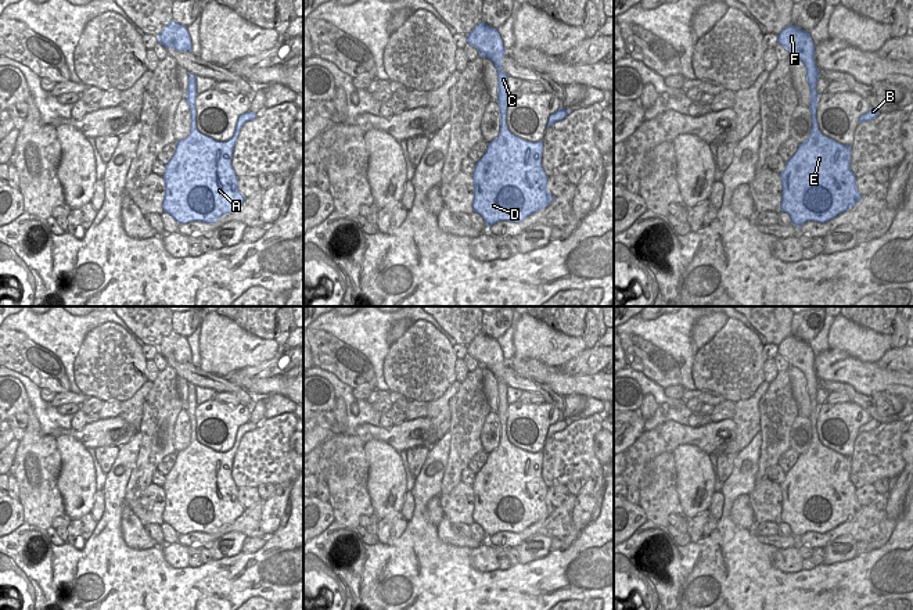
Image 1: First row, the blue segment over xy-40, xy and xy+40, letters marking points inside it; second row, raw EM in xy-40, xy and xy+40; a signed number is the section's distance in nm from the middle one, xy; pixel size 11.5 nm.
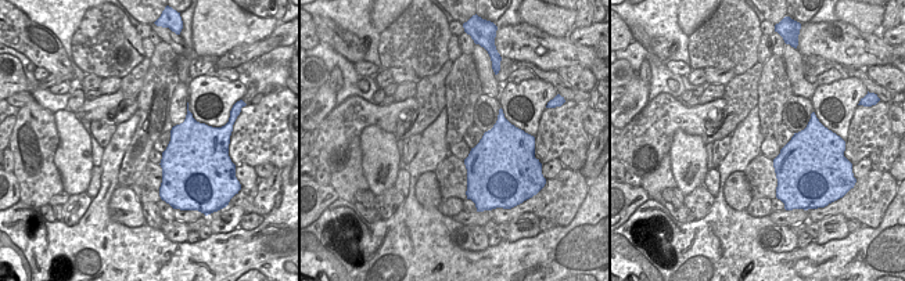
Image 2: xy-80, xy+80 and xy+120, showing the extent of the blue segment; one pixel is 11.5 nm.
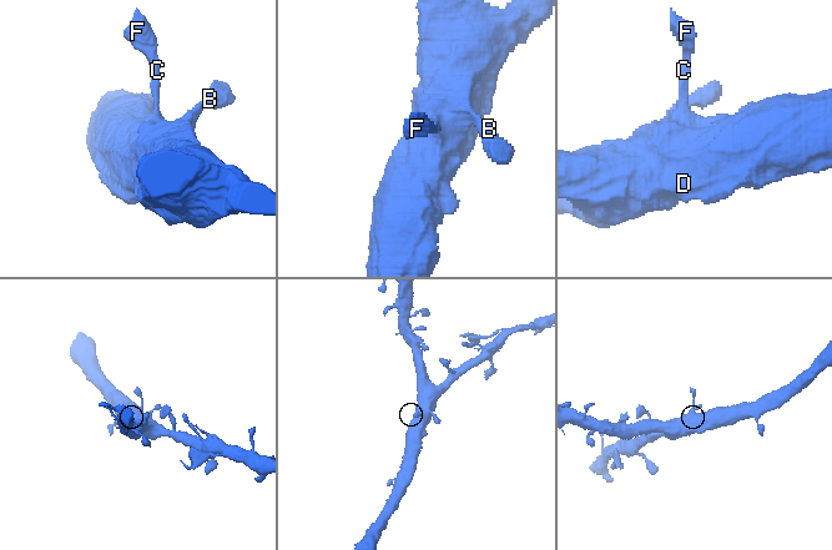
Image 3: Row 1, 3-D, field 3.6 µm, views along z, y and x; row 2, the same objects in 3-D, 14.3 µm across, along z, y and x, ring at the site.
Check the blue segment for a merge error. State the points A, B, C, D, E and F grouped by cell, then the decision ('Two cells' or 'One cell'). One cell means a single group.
Groups: A B C D E F. One cell.

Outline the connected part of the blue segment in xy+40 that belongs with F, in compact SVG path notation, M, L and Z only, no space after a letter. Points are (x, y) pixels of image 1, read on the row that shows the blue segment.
M791 24L777 35L777 43L806 68L812 115L808 140L798 146L784 171L779 173L783 186L781 211L790 215L797 227L809 220L824 223L862 198L856 189L856 176L849 168L852 146L837 143L819 130L816 83L820 75L810 35Z

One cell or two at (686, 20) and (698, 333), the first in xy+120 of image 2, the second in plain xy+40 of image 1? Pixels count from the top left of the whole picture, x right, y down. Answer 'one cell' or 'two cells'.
one cell

